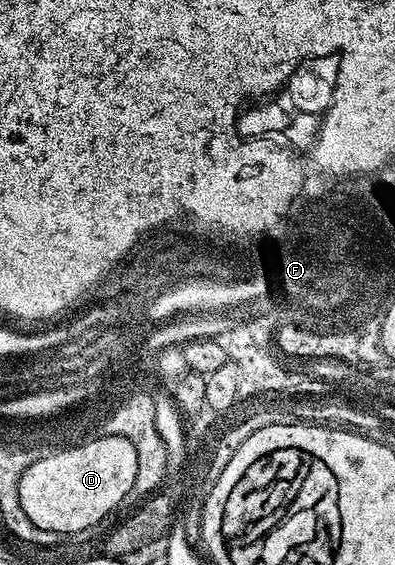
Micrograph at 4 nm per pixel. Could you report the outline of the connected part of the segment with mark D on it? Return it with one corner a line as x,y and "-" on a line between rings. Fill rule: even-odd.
120,435
91,437
90,443
81,446
79,450
61,456
38,458
24,472
18,487
20,488
20,508
24,508
24,516
36,524
36,528
44,528
48,532
70,534
90,529
109,519
118,505
126,502
126,497
132,492
137,476
136,448

